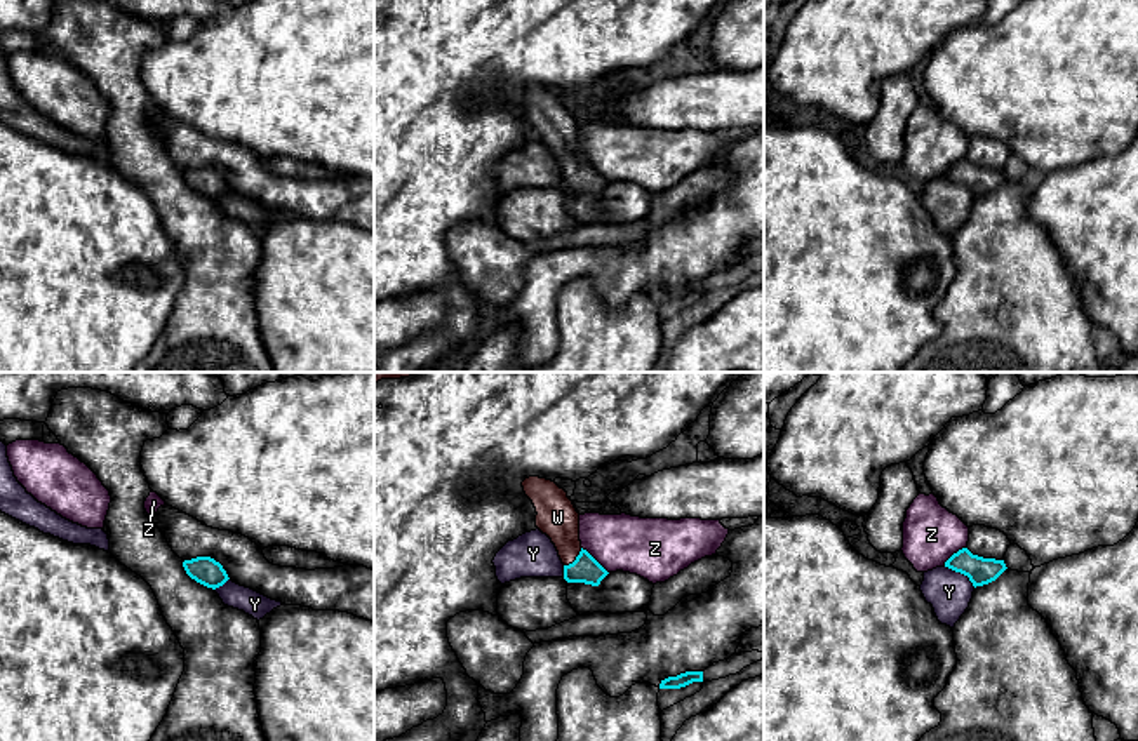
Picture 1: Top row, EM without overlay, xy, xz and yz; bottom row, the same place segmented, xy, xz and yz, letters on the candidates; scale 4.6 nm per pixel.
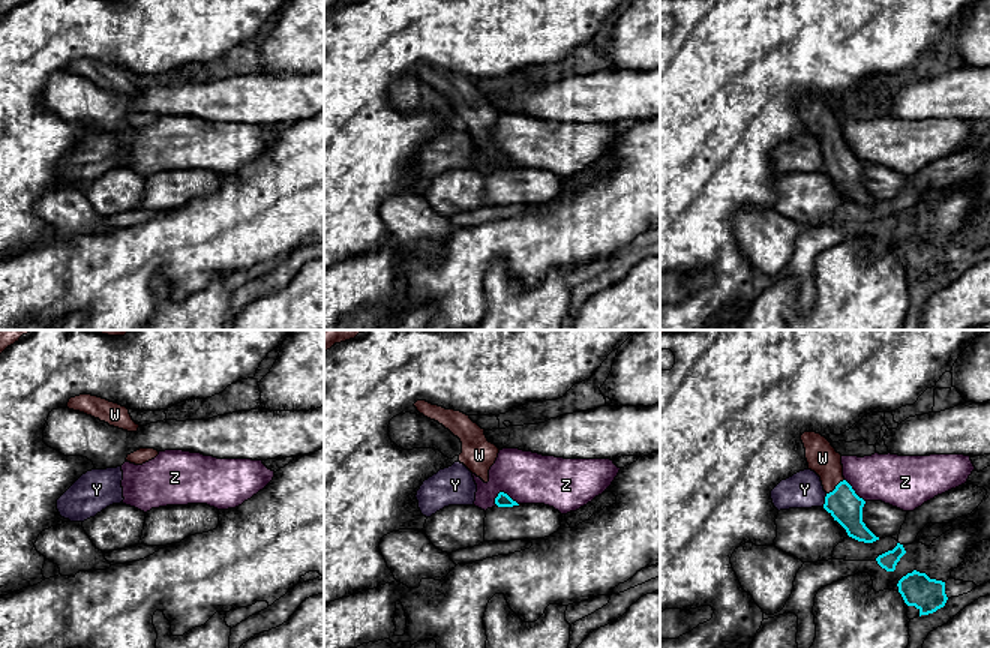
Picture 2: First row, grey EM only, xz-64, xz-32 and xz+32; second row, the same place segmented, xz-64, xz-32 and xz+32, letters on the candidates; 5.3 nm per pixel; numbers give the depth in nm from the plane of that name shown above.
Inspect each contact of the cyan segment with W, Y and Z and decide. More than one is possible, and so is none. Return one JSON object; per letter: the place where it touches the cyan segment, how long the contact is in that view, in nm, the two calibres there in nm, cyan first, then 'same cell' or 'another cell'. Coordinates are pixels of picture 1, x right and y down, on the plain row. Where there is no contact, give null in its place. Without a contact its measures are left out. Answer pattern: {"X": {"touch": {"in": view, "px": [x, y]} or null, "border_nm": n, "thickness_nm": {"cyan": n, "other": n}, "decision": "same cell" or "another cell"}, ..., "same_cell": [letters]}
{"W": {"touch": {"in": "xz", "px": [576, 169]}, "border_nm": 120, "thickness_nm": {"cyan": 130, "other": 190}, "decision": "same cell"}, "Y": {"touch": {"in": "yz", "px": [961, 183]}, "border_nm": 180, "thickness_nm": {"cyan": 130, "other": 200}, "decision": "another cell"}, "Z": {"touch": {"in": "xz", "px": [595, 171]}, "border_nm": 180, "thickness_nm": {"cyan": 130, "other": 280}, "decision": "another cell"}, "same_cell": ["W"]}

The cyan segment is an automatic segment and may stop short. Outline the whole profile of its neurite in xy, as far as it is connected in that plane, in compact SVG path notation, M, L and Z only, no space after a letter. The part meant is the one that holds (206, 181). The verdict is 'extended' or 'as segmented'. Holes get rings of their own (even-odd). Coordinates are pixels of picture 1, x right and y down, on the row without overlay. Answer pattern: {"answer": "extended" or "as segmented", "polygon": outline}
{"answer": "as segmented", "polygon": "M211 167L184 170L183 177L191 190L212 200L223 197L230 190L223 176Z"}

